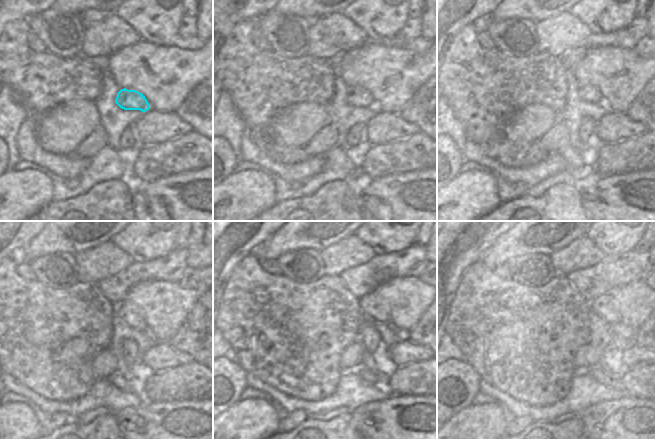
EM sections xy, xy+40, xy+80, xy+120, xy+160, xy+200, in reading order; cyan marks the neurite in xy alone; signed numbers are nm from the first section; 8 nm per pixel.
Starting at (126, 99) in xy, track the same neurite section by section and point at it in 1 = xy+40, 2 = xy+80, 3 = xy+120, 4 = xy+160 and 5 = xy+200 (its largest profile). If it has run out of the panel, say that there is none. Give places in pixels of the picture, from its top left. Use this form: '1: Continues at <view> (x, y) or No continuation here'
1: Continues at xy+40 (357, 96)
2: Continues at xy+80 (585, 93)
3: Continues at xy+120 (142, 316)
4: Continues at xy+160 (374, 308)
5: Continues at xy+200 (603, 305).

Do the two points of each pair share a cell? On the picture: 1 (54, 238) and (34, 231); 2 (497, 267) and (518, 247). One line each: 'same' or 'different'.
1: different
2: different

